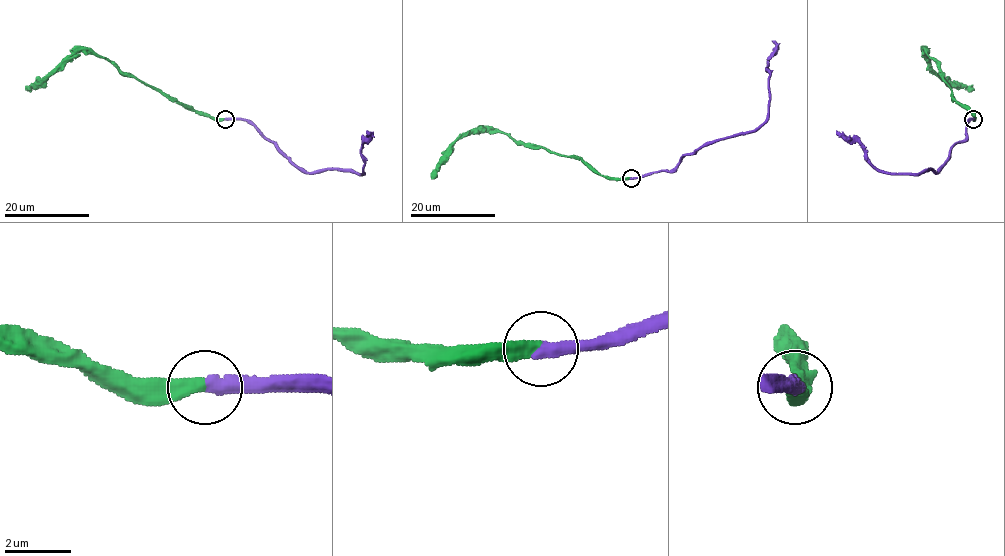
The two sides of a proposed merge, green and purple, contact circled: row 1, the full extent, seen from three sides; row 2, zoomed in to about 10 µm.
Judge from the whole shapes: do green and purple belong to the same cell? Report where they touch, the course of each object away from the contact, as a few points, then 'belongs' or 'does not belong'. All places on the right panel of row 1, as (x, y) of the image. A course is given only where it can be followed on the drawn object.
place (973, 119); course green (974, 119), (955, 98), (943, 80), (940, 64), (927, 50), (927, 63), (943, 78), (964, 84), (974, 90); course purple (974, 119), (967, 123), (966, 137), (952, 147), (949, 157), (935, 172), (880, 172), (856, 141), (836, 131); belongs

